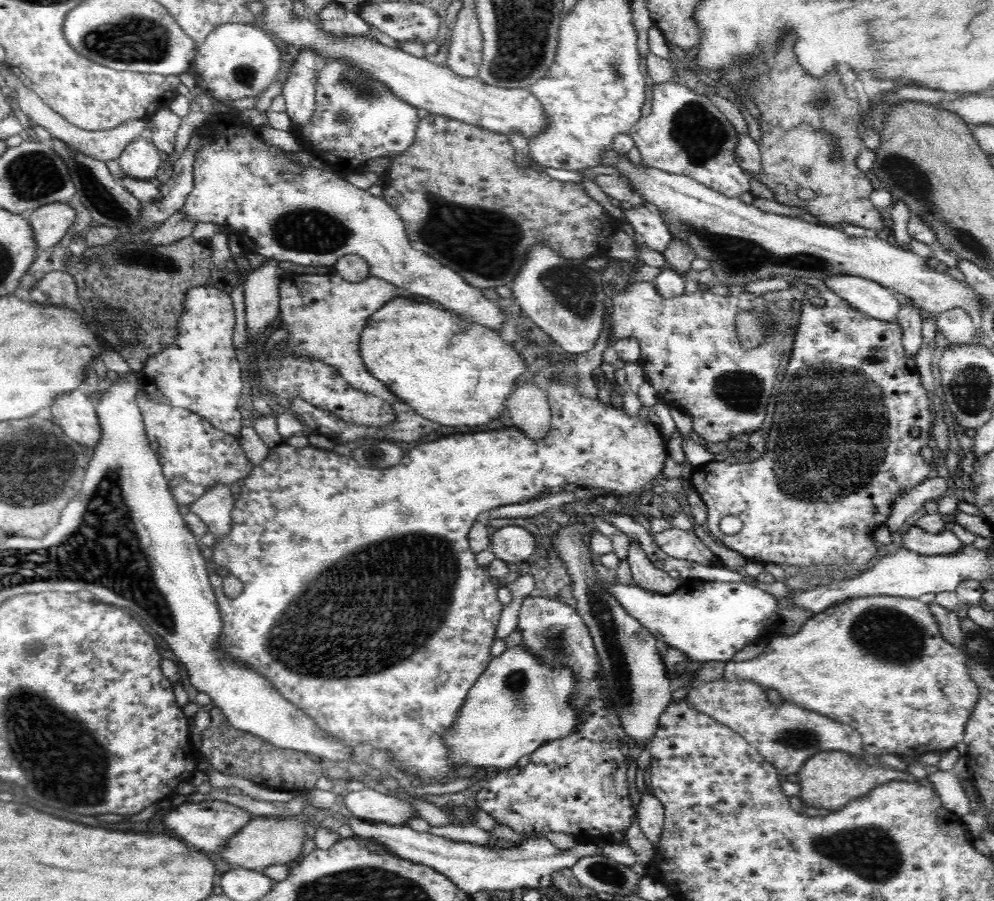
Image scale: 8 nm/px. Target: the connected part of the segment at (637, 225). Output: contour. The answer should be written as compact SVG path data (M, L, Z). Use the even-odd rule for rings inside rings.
M647 204L636 205L626 209L624 220L632 225L635 235L633 241L635 246L644 246L656 252L664 252L670 242L672 242L672 233L667 224L661 219L658 210L651 208Z

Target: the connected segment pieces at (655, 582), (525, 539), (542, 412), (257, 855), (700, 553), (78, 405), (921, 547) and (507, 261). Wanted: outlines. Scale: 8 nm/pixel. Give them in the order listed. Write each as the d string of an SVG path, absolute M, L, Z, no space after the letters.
M630 539L630 545L631 548L626 561L630 563L633 584L648 592L662 594L670 594L680 586L683 580L681 578L674 579L665 570L656 569L635 540Z
M504 526L492 536L492 553L506 564L522 564L534 552L534 535L520 526Z
M524 383L506 400L512 424L532 440L542 440L550 430L551 410L547 391Z
M260 816L248 822L240 832L236 832L226 842L226 848L218 854L234 867L257 870L257 868L300 858L300 851L304 846L304 840L307 838L306 825L298 820L282 819L279 816L277 818Z
M656 527L652 537L654 537L654 543L673 558L691 561L706 567L724 567L721 558L705 546L693 530L686 532L678 528Z
M82 388L66 394L58 396L56 404L52 404L50 418L54 418L54 422L62 426L66 436L74 442L92 447L98 445L102 429L92 396L86 394Z
M914 524L905 536L902 536L903 547L923 556L954 554L966 544L952 531L930 533Z
M430 113L428 116L420 119L417 124L414 143L402 154L391 158L391 164L386 173L382 176L383 187L382 198L400 215L407 232L412 248L425 252L428 256L435 257L440 264L447 265L448 268L455 269L462 274L464 281L478 288L493 288L498 286L511 287L514 283L516 274L524 266L528 258L528 250L534 244L545 242L556 254L562 258L588 258L590 256L599 256L608 248L608 238L616 234L618 227L616 219L612 217L596 200L592 199L582 183L572 181L560 181L551 178L545 171L534 171L530 167L520 167L514 161L514 148L510 144L509 136L484 130L478 126L462 122L444 115L435 115Z

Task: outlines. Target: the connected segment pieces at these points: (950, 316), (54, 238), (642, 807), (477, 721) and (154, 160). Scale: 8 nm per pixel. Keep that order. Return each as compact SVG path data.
M952 308L935 315L936 326L948 342L954 345L972 344L975 342L976 329L974 317L961 308Z
M56 201L34 210L28 221L34 229L36 248L43 252L58 244L72 226L76 215L76 209L64 201Z
M646 790L640 794L640 803L637 809L638 824L644 836L654 845L660 840L665 810L663 804L654 793Z
M523 646L508 648L490 659L485 671L468 691L454 726L444 734L443 742L446 742L448 756L454 762L452 768L474 768L478 772L508 771L517 767L522 756L532 754L548 741L572 734L579 725L581 716L571 706L571 696L577 689L577 680L569 666L543 664Z
M145 135L135 138L131 144L128 144L117 160L121 164L123 174L136 180L146 181L157 177L163 162L160 151L154 147L152 141L146 139Z

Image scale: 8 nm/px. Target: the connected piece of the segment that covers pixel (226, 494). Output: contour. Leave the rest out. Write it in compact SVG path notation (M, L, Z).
M216 484L189 506L190 511L206 523L210 533L218 539L226 536L231 529L235 504L232 495L229 484Z

